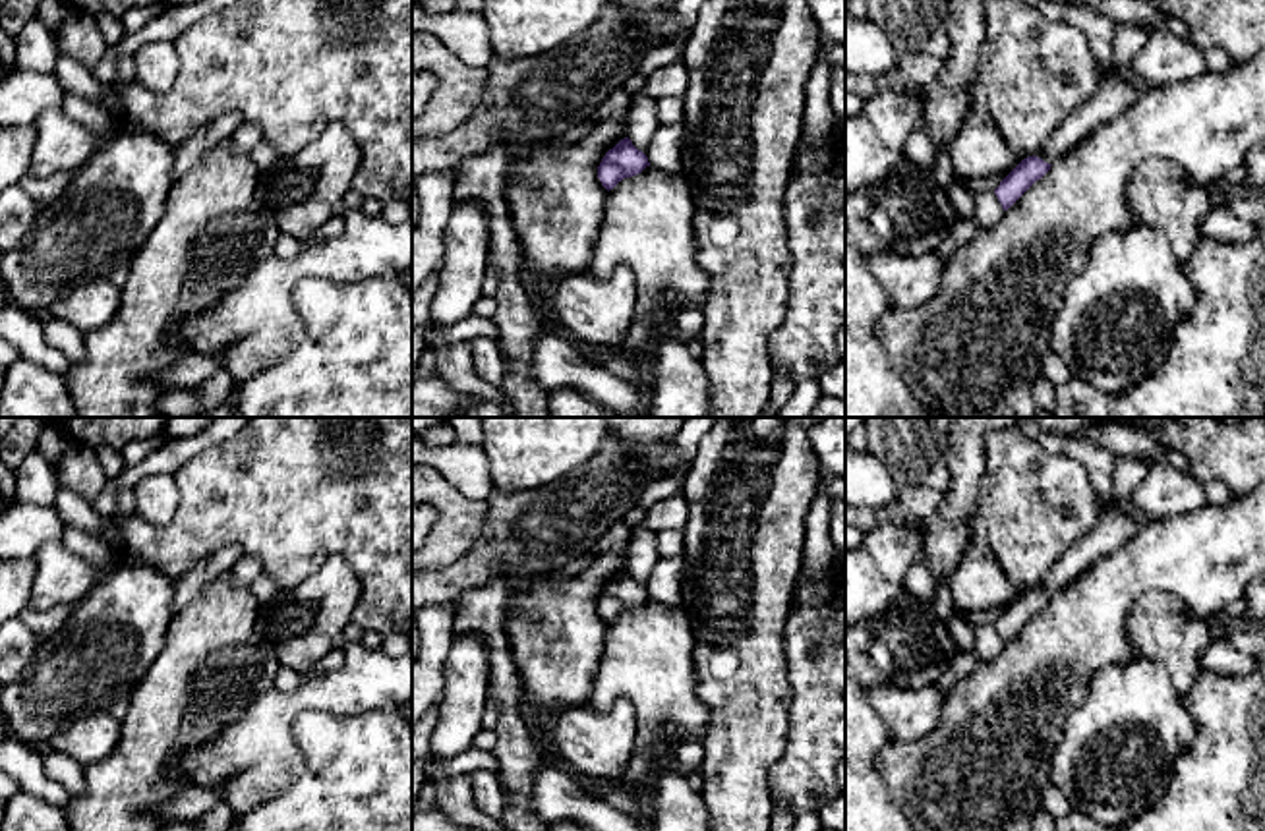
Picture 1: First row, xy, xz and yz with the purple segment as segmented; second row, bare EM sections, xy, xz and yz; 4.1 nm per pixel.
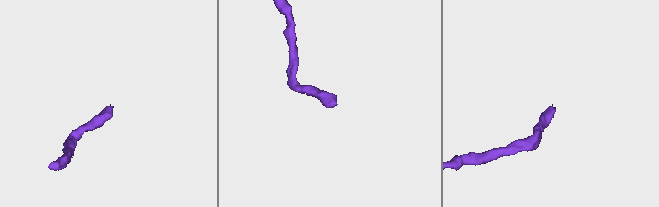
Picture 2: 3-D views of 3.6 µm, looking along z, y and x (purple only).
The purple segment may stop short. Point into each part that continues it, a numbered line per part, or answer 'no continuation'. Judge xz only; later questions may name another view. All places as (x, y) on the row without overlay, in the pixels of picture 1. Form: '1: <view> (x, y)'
no continuation

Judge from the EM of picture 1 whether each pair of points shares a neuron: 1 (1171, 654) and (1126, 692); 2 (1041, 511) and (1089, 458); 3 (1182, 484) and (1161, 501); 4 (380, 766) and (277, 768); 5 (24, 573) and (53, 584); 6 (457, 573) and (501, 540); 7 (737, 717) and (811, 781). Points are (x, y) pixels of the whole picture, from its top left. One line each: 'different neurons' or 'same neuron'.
1: different neurons
2: different neurons
3: same neuron
4: different neurons
5: different neurons
6: same neuron
7: different neurons

